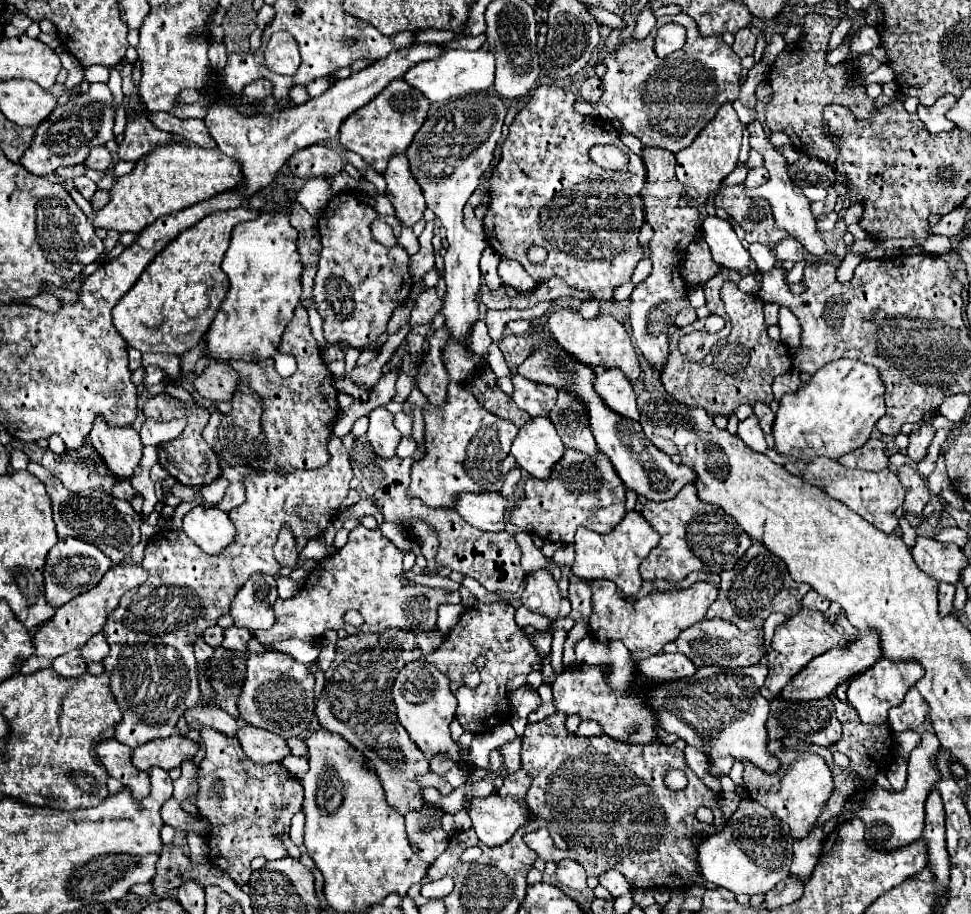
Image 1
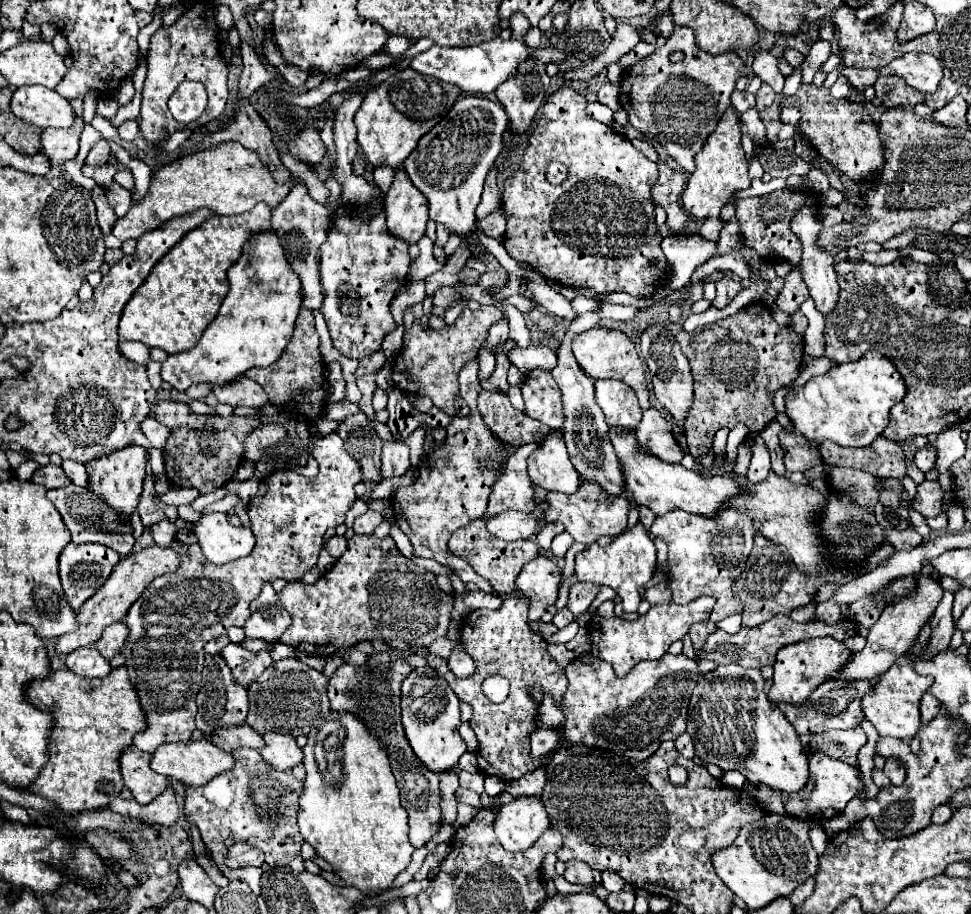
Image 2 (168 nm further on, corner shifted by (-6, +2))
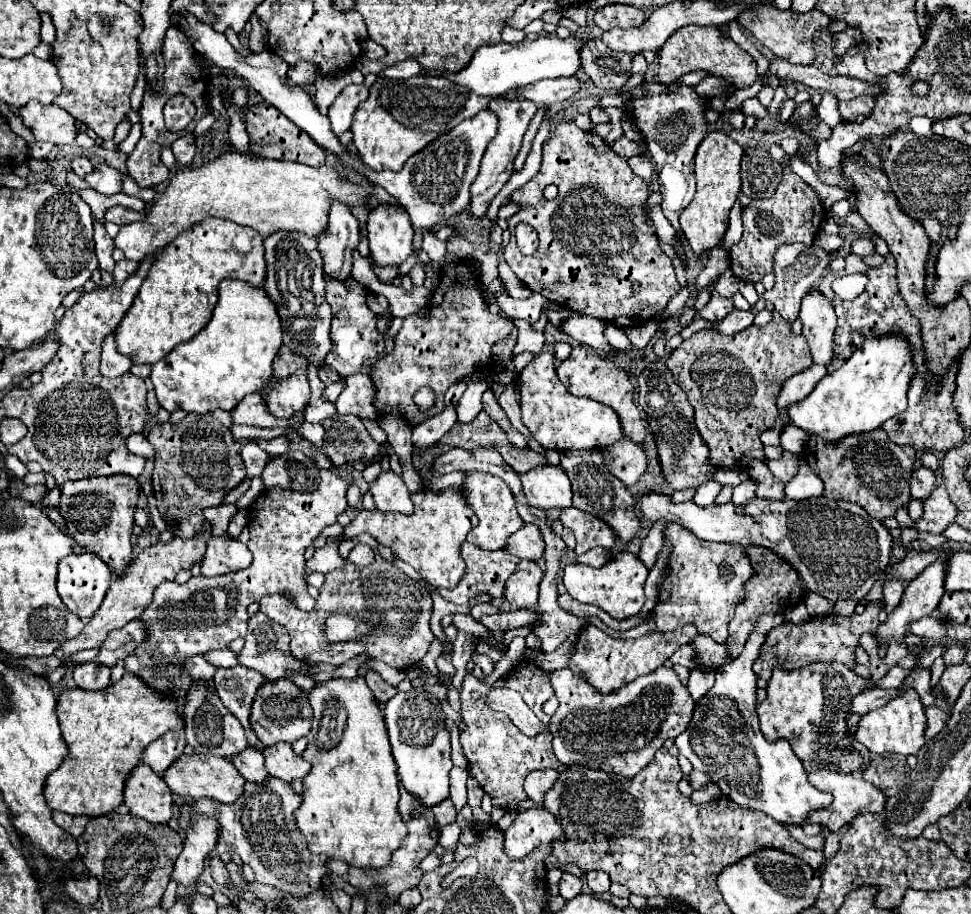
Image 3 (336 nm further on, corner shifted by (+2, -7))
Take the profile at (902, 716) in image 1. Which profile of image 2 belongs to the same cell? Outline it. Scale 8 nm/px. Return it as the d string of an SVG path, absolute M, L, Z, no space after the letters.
M926 692L920 700L920 720L922 720L922 724L936 718L938 712L940 712L940 700L936 700L932 694Z

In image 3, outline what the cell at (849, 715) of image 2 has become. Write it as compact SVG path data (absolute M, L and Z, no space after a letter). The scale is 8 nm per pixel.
M872 689L872 691L866 691L866 693L860 693L852 699L852 709L854 713L870 713L872 709L878 709L882 705L886 705L888 701L892 701L892 697L898 697L900 691L898 689Z

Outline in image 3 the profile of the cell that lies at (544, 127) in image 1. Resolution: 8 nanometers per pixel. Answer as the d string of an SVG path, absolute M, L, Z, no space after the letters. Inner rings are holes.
M560 121L550 139L544 141L542 167L538 175L512 193L512 201L522 203L522 209L508 219L508 231L512 237L504 251L506 263L526 287L566 309L604 319L624 329L638 327L666 309L668 301L680 291L672 261L660 249L654 227L648 223L648 217L642 211L646 199L646 181L636 177L626 159L618 157L600 135L578 129L574 121ZM550 183L558 187L558 197L544 201L542 191ZM516 223L528 223L538 233L540 245L532 257L524 257L516 247Z

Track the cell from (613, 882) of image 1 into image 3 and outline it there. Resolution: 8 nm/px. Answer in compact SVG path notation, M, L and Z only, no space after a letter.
M590 871L586 873L586 885L592 889L594 895L602 895L610 889L610 877L606 871Z

